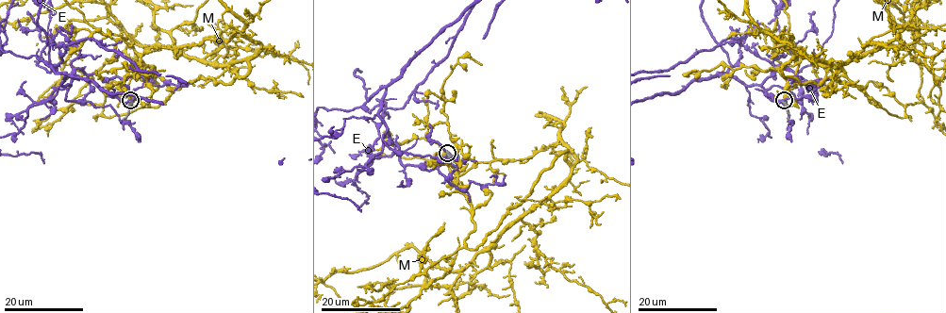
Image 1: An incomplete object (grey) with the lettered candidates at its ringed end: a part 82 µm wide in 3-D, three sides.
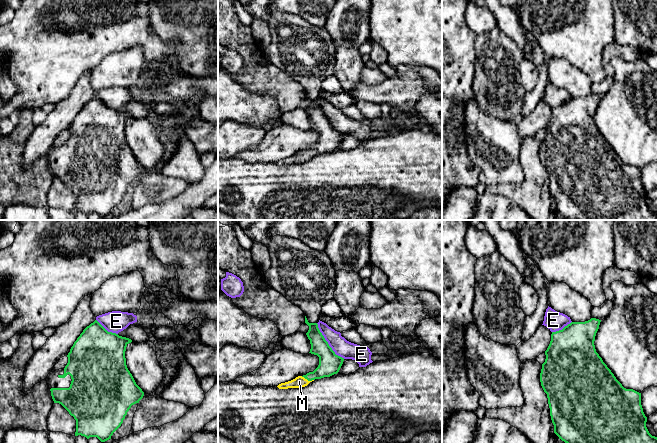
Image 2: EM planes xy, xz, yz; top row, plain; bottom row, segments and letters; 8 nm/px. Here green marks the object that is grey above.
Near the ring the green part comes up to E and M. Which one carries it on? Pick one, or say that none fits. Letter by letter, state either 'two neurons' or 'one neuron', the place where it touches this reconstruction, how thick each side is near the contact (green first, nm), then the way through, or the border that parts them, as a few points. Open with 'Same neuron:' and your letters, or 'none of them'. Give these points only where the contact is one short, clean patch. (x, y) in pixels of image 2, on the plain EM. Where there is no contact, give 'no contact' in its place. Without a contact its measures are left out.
Same neuron: M
E: two neurons | xz (327, 119) | 180/140 nm | along xz (316, 99), (331, 125), (344, 134)
M: one neuron | xz (307, 155) | 180/90 nm | across xz (329, 139), (320, 148), (307, 155), (299, 157)

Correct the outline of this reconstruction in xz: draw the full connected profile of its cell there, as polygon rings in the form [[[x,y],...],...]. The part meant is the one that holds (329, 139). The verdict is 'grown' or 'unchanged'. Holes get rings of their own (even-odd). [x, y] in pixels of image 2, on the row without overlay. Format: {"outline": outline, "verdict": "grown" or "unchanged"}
{"outline": [[[306,92],[305,99],[309,102],[309,106],[306,109],[311,120],[309,129],[319,133],[319,141],[313,148],[309,148],[306,151],[298,152],[291,157],[279,160],[277,162],[279,165],[305,163],[315,155],[330,153],[337,150],[343,140],[344,134],[335,130],[320,108],[318,100],[309,99]]], "verdict": "grown"}

